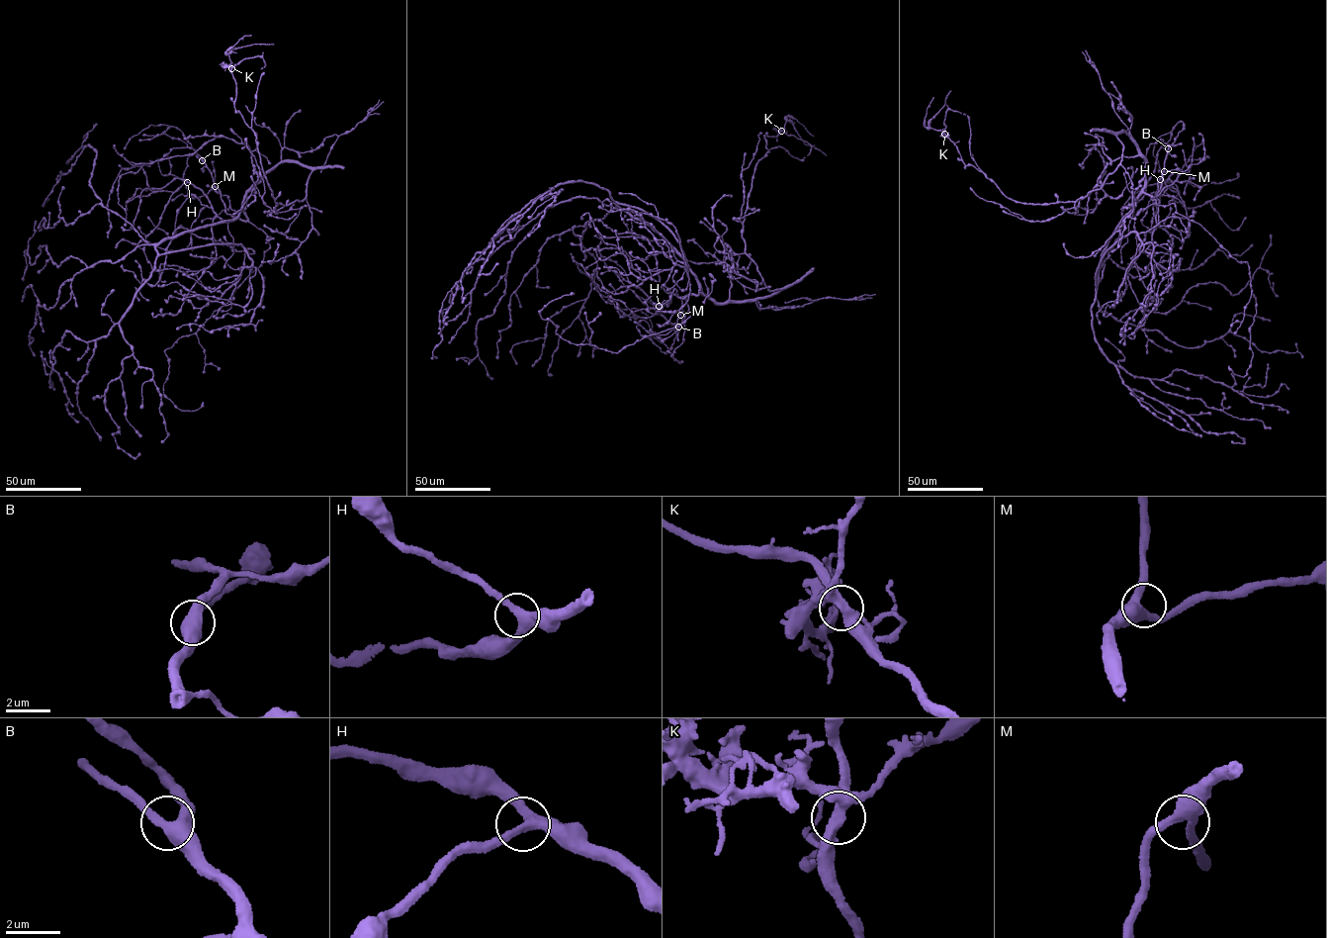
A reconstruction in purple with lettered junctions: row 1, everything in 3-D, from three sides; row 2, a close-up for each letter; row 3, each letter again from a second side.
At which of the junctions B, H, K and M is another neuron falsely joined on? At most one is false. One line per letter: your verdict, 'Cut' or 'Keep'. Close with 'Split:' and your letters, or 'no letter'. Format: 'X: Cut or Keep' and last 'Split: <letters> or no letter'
B: Keep
H: Keep
K: Cut
M: Keep
Split: K

